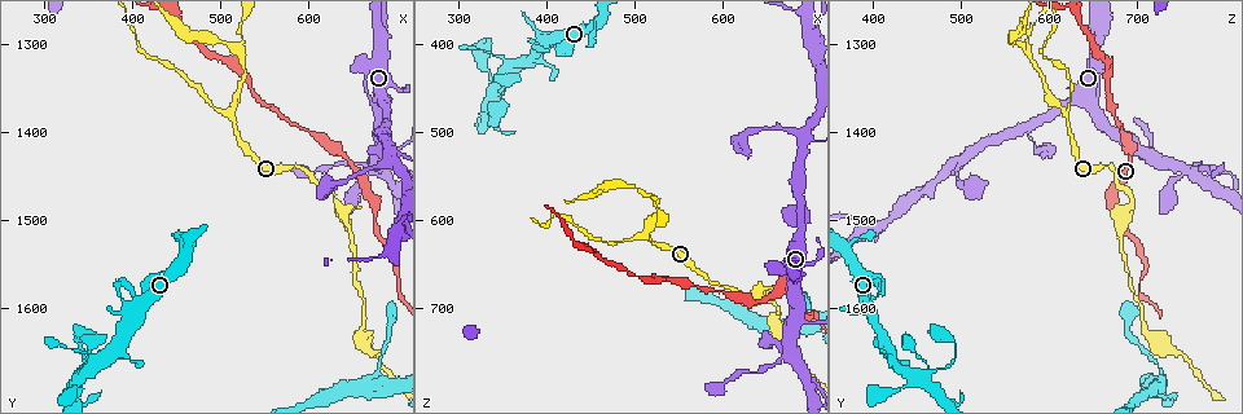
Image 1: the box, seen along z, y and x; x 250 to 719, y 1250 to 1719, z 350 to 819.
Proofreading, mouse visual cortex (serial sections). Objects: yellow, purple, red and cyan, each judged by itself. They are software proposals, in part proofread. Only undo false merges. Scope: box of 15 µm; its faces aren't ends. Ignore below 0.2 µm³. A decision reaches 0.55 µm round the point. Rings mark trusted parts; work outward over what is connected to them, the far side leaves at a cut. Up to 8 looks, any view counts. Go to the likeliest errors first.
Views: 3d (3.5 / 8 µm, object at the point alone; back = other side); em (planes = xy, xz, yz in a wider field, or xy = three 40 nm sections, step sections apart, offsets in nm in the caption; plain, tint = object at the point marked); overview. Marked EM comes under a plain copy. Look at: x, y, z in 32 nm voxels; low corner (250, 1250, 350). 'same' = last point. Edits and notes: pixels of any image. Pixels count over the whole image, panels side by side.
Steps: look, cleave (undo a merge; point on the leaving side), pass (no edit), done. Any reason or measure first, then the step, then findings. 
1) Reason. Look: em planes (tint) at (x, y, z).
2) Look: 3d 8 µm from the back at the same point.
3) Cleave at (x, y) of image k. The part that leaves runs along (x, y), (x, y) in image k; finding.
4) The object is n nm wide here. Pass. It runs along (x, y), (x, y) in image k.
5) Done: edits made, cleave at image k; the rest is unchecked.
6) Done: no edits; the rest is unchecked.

Arms part here. Look: 3d 3.5 µm from the back at (515, 1380, 615).

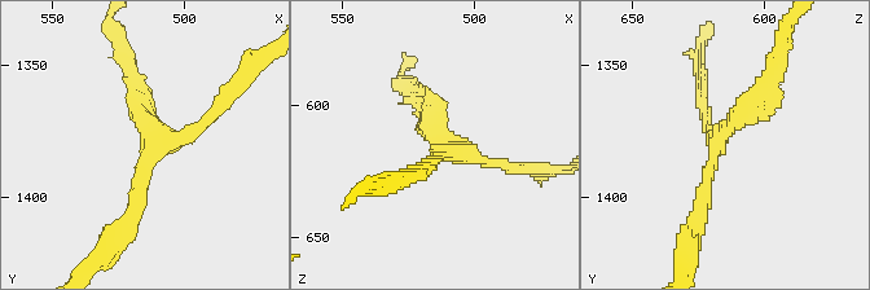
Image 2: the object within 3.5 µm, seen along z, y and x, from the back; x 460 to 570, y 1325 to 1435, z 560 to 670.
3 arms meet here; the arms are 150, 200, 250 nm wide; need the tissue. Look: em xy step 5 (tint) at (512, 1380, 619).

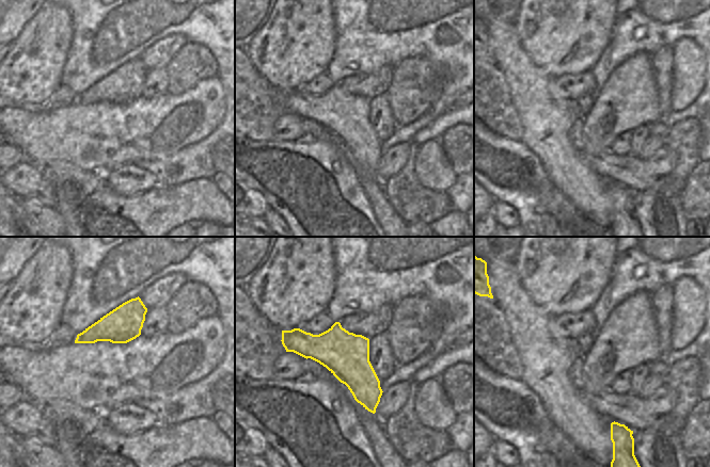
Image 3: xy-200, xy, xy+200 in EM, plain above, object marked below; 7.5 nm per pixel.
Pass. It runs along (699, 223), (716, 140), (767, 84) in image 2; one cell here.

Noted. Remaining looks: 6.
Three arms meet. Look: 3d 3.5 µm at (520, 1310, 580).

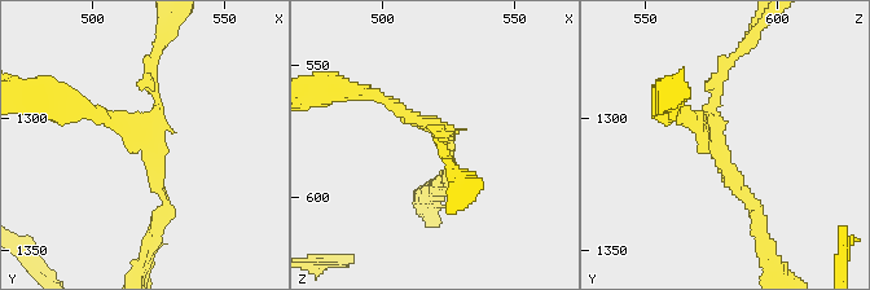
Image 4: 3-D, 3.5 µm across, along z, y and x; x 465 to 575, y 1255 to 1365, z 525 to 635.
3 arms meet here; the arms are 150, 150, 150 nm wide. Look: em xy step 1 (tint) at (522, 1309, 575).

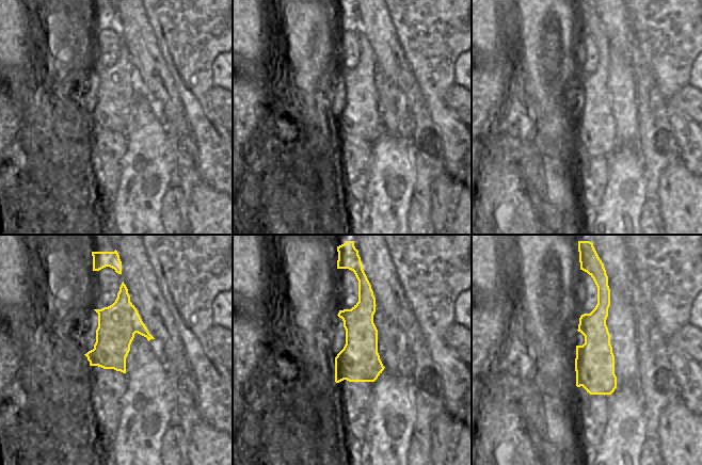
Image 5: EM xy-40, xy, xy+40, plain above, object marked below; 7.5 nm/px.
Pass. It runs along (604, 285), (592, 391) in image 5; all the same cell.

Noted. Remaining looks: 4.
Sharp bend. Look: 3d 3.5 µm at (340, 1675, 455).

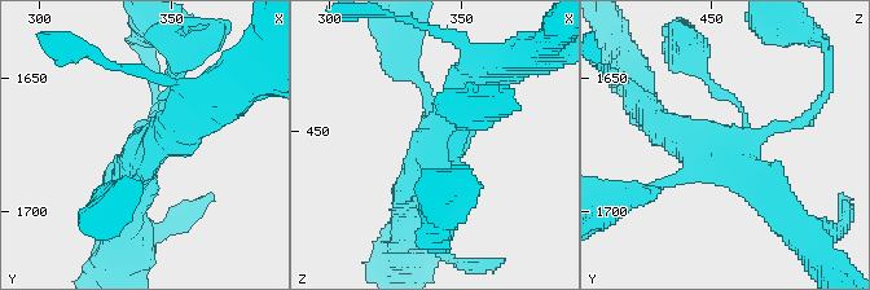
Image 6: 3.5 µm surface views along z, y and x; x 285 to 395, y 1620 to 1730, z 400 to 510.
Look: em xy step 2 (tint) at (341, 1674, 456).

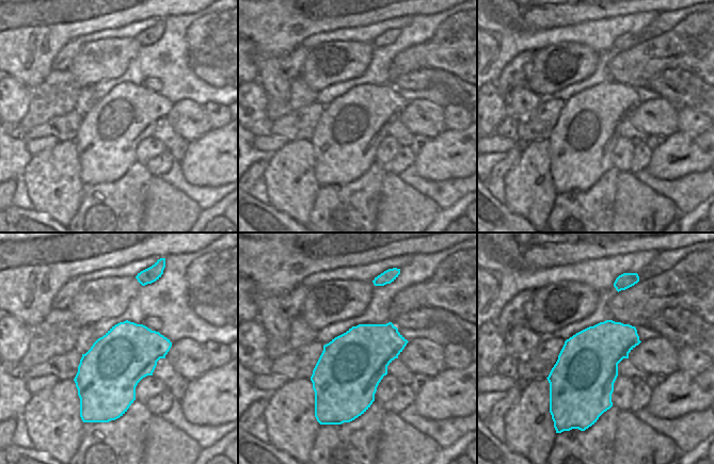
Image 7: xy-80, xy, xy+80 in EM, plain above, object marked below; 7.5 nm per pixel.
Pass. It runs along (477, 80), (433, 153), (440, 219) in image 6; all the same cell.

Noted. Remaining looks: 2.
Done: no edits; the rest is unchecked.

